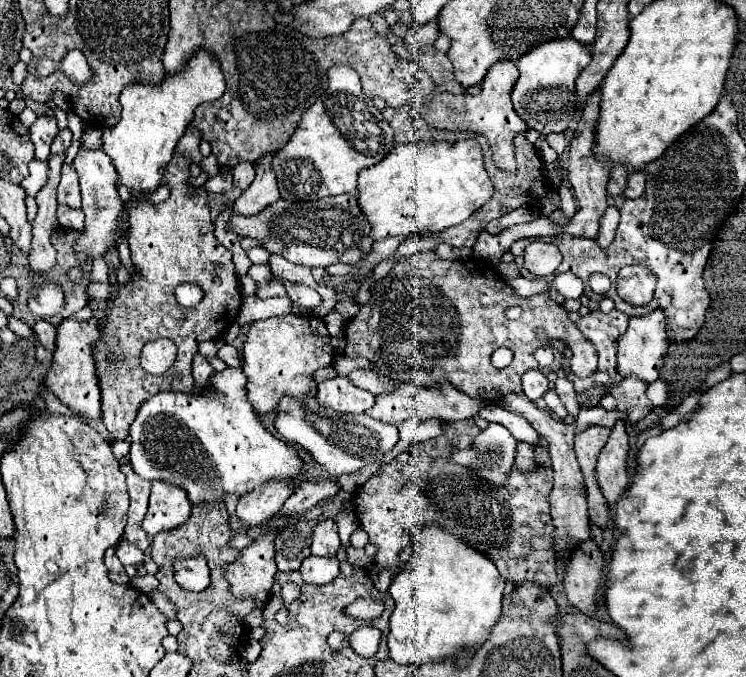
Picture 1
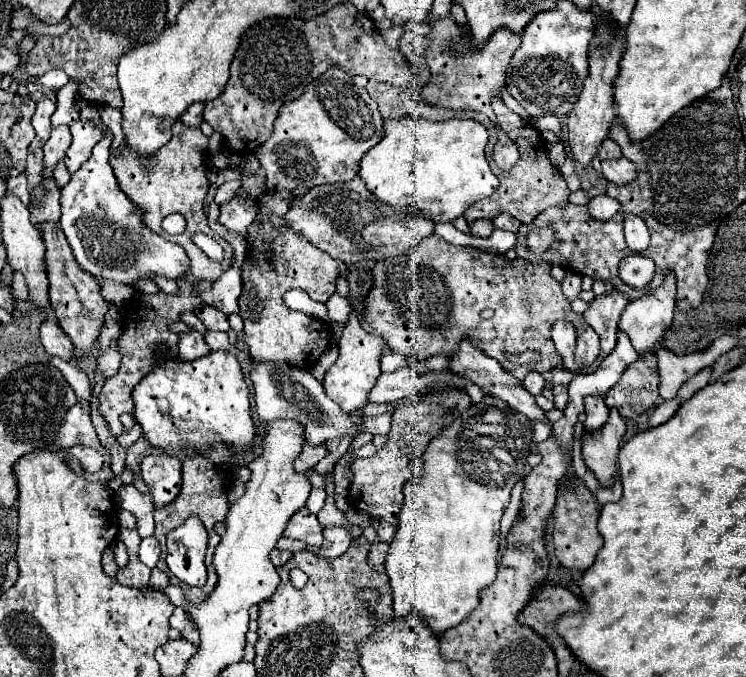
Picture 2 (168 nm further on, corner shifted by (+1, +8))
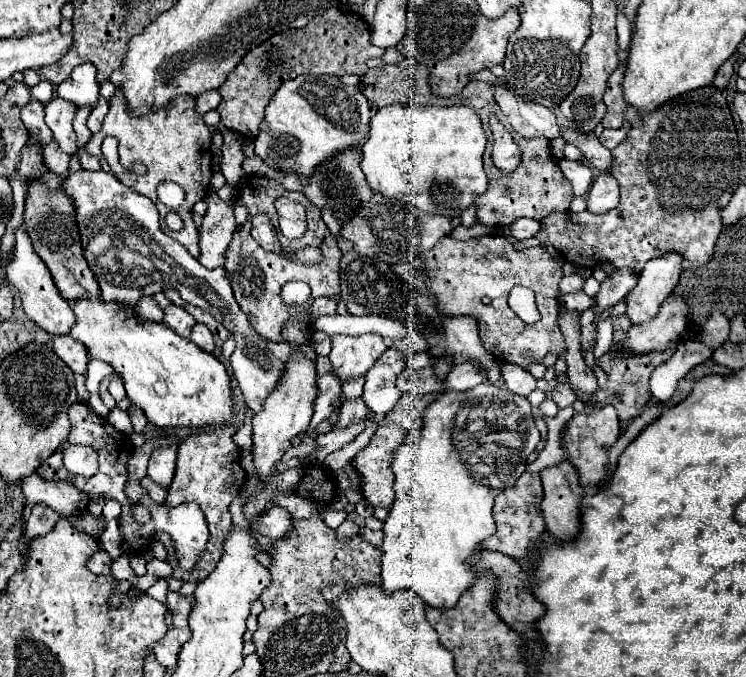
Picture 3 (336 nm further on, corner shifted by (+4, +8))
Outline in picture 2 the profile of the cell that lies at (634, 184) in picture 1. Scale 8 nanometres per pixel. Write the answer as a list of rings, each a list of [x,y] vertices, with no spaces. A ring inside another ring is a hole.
[[[626,158],[604,160],[602,162],[602,174],[606,176],[608,182],[626,184],[626,182],[632,182],[636,178],[636,166]]]

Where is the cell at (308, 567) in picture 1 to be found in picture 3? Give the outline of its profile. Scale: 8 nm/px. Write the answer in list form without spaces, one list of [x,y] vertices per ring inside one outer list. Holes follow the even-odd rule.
[[[345,520],[339,528],[335,528],[337,540],[347,540],[349,536],[353,536],[353,534],[357,534],[357,532],[359,532],[359,526],[357,526],[355,522],[351,522],[351,520]]]

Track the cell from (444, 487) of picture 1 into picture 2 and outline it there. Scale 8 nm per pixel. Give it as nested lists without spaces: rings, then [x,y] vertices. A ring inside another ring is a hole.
[[[442,390],[430,392],[422,396],[408,396],[398,402],[398,408],[392,414],[392,428],[386,434],[384,448],[376,450],[370,458],[360,458],[352,462],[352,484],[348,488],[350,504],[376,520],[384,520],[390,524],[398,524],[398,512],[404,502],[402,486],[414,474],[420,472],[420,456],[424,454],[428,442],[440,434],[440,430],[450,424],[456,416],[460,416],[466,406],[470,406],[470,398],[458,390]]]

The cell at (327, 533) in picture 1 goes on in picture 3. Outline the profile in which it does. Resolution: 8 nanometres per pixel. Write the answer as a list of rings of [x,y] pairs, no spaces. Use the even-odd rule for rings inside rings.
[[[273,506],[267,514],[263,514],[263,518],[257,518],[255,530],[259,530],[261,536],[267,536],[271,540],[285,538],[287,532],[293,530],[293,514],[285,508]]]

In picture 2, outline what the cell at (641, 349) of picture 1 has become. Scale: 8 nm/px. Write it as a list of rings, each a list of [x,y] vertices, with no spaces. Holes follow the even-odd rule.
[[[666,274],[660,288],[650,290],[648,296],[640,296],[638,300],[628,302],[626,310],[622,312],[622,316],[618,320],[618,328],[630,336],[632,346],[644,356],[650,352],[650,348],[654,348],[656,344],[660,344],[664,340],[664,336],[672,324],[674,306],[676,306],[676,278],[674,278],[674,274]]]

